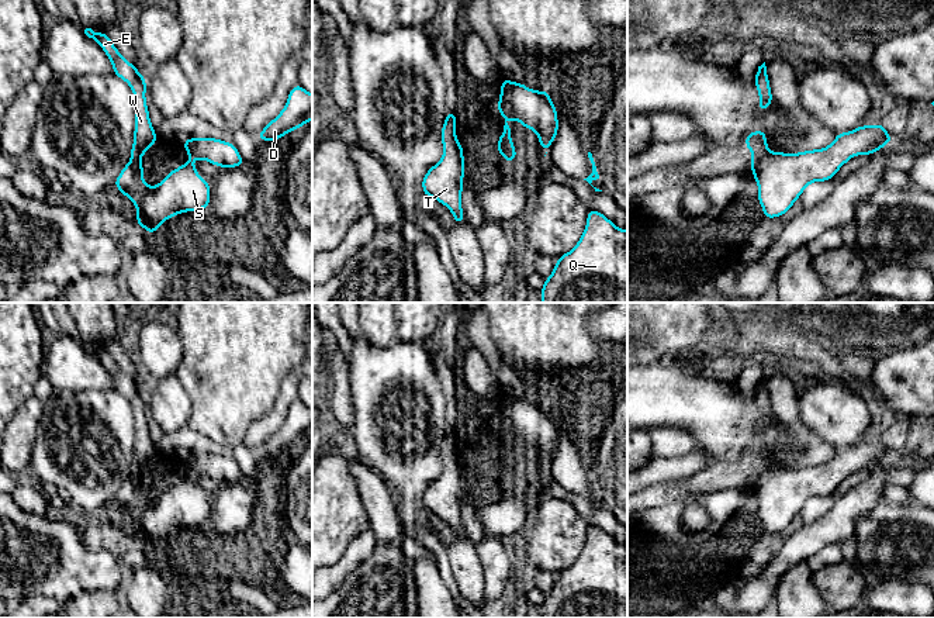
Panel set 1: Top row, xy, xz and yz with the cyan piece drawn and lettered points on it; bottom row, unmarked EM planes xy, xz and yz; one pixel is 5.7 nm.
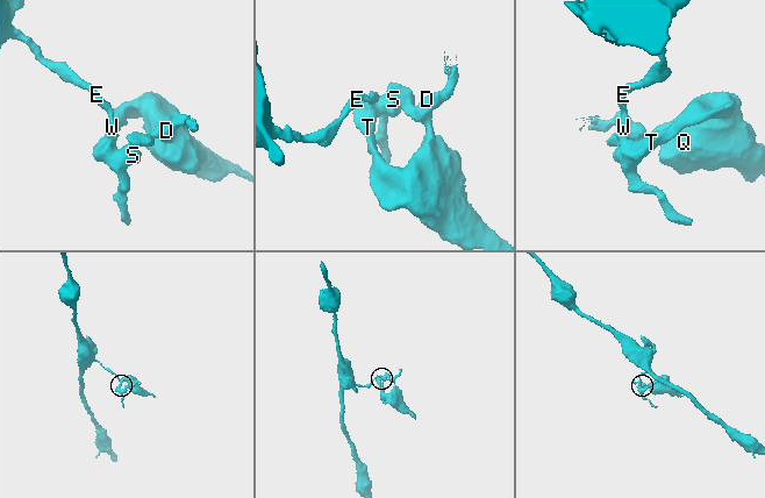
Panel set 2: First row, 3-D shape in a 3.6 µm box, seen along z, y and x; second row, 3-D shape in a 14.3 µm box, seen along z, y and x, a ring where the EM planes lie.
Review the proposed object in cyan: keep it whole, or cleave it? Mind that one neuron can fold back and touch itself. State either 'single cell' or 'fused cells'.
fused cells

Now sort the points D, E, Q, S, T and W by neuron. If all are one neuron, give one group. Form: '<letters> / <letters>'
D Q S T / E W

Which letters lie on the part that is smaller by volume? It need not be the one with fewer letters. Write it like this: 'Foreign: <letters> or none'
Foreign: D, Q, S, T

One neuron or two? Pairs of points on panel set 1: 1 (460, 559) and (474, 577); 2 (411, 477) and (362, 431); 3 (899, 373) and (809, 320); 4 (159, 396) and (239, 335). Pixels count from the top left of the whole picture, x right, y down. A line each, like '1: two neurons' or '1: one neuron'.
1: one neuron
2: one neuron
3: two neurons
4: two neurons

